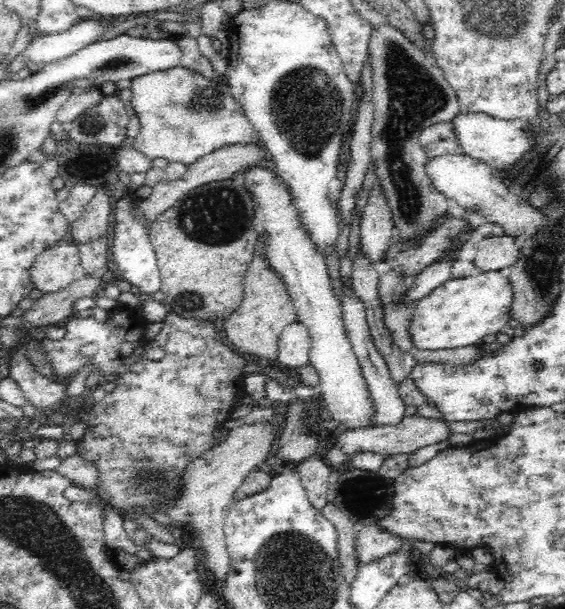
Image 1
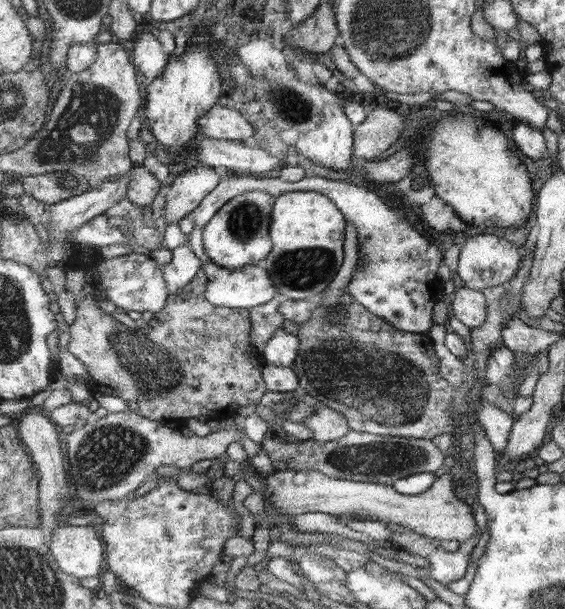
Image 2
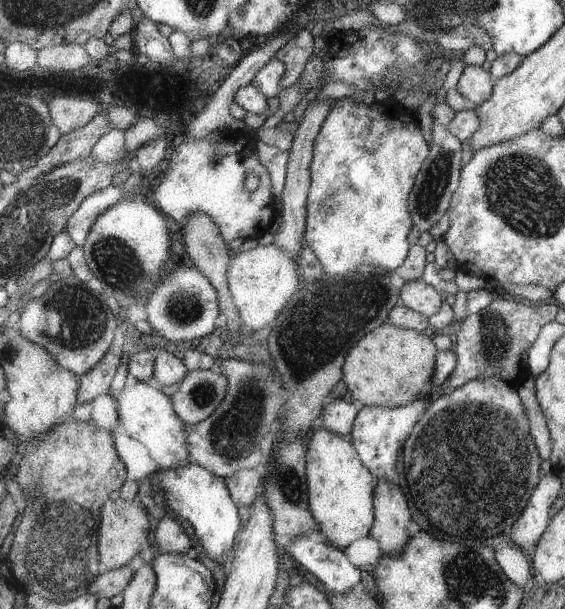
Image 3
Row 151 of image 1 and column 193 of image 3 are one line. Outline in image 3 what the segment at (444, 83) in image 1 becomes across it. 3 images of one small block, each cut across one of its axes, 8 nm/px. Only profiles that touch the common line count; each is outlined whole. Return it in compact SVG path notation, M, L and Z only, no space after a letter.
M189 371L170 397L183 422L196 425L207 420L221 406L229 387L229 380L222 372Z

